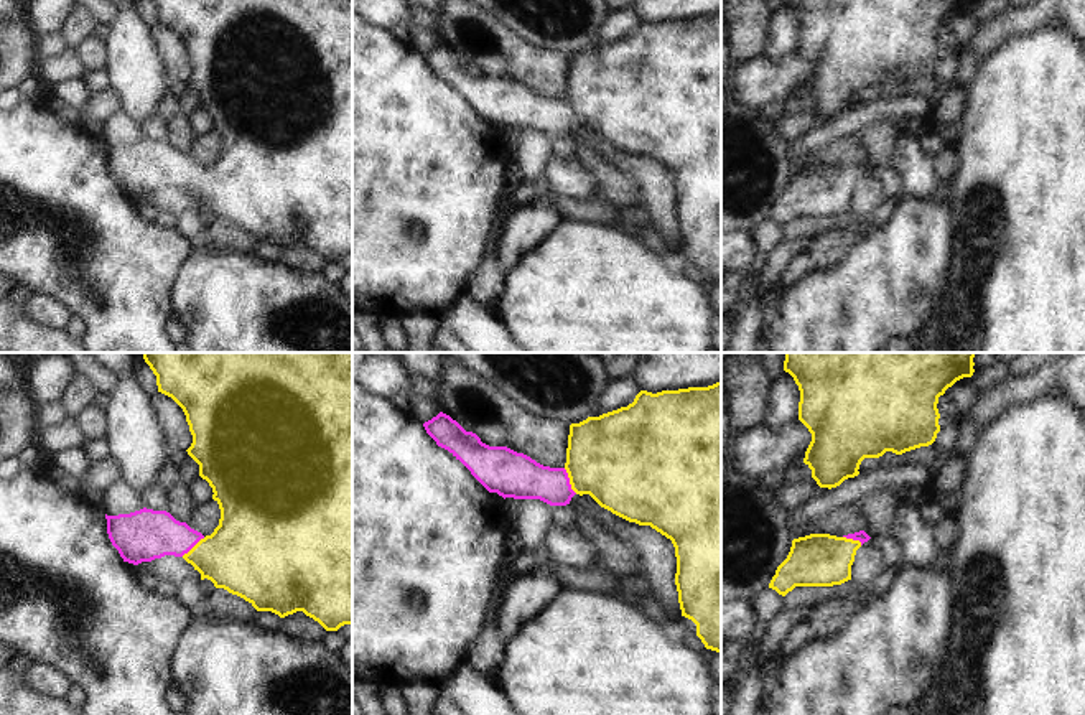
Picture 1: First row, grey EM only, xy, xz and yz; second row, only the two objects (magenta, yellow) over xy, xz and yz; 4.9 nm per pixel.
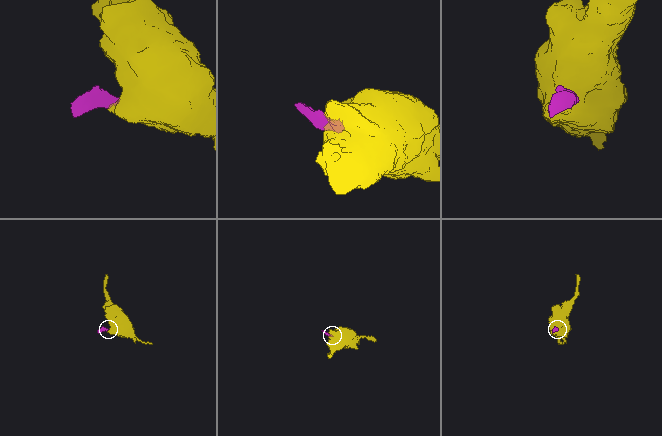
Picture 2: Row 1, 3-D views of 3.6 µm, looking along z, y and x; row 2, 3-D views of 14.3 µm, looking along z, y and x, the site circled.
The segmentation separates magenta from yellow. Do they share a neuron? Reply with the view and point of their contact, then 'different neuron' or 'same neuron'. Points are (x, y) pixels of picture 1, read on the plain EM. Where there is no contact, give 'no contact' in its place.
xz (568, 112) | same neuron

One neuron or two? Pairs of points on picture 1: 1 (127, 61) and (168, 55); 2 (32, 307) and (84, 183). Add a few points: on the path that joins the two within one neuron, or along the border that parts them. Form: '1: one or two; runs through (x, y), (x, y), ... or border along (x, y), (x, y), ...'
1: two; border along (149, 28), (168, 84)
2: two; border along (33, 294), (46, 294), (58, 299), (71, 313)

